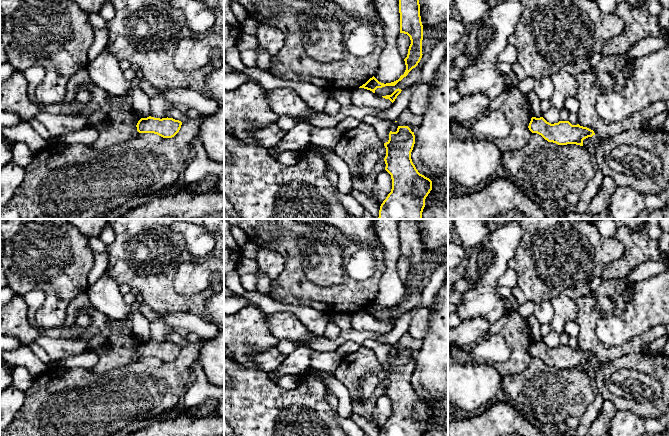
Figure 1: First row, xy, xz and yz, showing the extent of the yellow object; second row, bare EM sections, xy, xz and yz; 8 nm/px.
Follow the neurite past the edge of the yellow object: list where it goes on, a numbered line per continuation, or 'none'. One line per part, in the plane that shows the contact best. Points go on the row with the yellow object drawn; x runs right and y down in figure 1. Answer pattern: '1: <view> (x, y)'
none

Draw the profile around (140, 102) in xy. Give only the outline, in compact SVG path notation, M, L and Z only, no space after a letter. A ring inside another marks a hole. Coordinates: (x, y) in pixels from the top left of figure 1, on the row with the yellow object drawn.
M140 76L130 80L131 89L128 96L132 100L132 108L140 118L147 118L150 116L150 99L139 88Z

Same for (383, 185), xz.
M385 170L380 172L377 175L375 185L373 187L373 195L374 198L378 201L378 203L382 204L386 199L388 194L392 189L392 179L391 175Z

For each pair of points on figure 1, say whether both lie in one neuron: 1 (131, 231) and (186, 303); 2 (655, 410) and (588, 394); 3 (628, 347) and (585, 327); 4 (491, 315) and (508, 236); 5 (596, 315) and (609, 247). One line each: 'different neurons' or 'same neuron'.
1: same neuron
2: different neurons
3: same neuron
4: same neuron
5: different neurons

